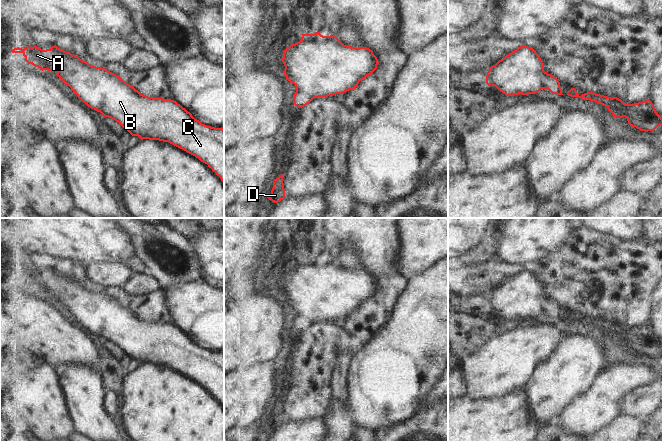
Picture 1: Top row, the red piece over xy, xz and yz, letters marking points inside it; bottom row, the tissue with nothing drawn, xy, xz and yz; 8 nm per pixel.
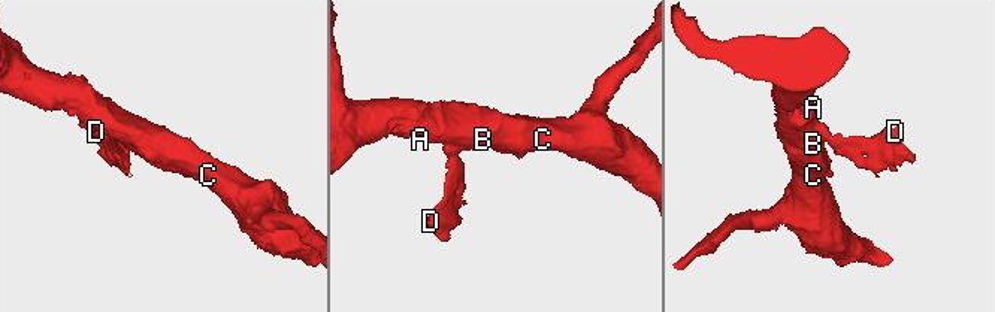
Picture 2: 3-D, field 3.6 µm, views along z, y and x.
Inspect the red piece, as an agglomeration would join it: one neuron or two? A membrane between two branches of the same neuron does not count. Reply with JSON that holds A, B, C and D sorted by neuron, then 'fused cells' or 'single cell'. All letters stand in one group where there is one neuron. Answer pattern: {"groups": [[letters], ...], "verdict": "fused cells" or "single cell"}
{"groups": [["A", "B", "C", "D"]], "verdict": "single cell"}

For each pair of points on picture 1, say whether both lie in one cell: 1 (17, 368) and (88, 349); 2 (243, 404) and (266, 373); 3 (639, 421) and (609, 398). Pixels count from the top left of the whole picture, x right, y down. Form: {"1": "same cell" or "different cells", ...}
{"1": "different cells", "2": "same cell", "3": "different cells"}

